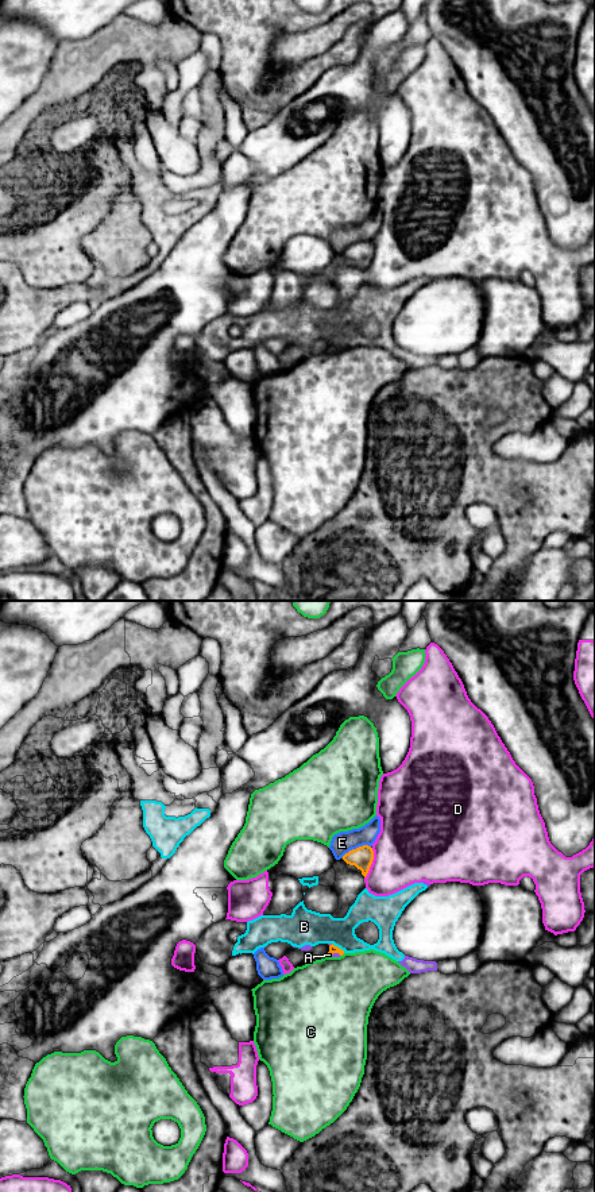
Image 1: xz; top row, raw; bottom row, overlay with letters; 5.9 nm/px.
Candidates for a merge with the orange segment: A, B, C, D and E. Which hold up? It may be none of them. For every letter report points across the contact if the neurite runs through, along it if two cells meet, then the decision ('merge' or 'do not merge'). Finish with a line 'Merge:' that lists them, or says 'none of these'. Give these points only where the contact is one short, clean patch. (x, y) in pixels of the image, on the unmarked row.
A: border xz (328, 347), (340, 350); do not merge
B: border xz (332, 338), (344, 347); do not merge
C: do not merge
D: do not merge
E: do not merge
Merge: none of these

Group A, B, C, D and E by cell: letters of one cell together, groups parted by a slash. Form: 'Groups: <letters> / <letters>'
Groups: A B / C / D / E

